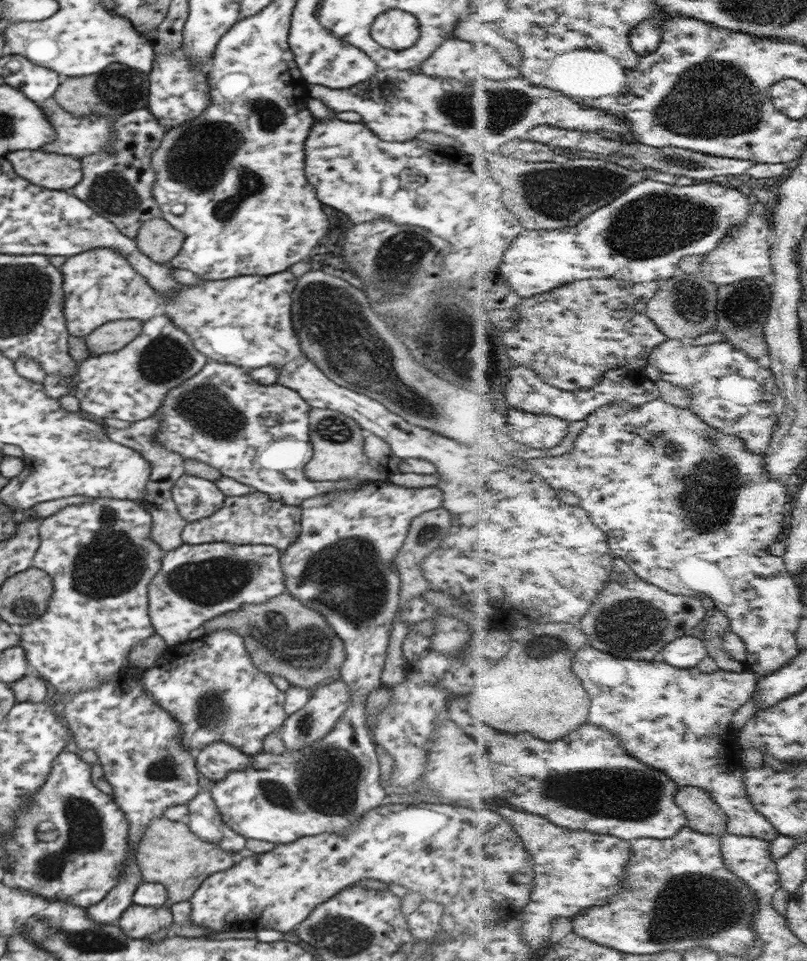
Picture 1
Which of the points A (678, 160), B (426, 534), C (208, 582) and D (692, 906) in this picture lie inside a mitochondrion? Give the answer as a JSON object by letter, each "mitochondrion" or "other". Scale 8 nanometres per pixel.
{"A":"mitochondrion","B":"mitochondrion","C":"mitochondrion","D":"mitochondrion"}

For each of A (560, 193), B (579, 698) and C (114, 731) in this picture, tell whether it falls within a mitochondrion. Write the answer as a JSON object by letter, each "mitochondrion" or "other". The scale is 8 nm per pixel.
{"A":"mitochondrion","B":"other","C":"other"}

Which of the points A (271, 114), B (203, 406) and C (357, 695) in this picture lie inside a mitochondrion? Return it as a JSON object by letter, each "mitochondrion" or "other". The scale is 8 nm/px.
{"A":"mitochondrion","B":"mitochondrion","C":"other"}

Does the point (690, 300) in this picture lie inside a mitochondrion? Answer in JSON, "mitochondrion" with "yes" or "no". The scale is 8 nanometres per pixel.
{"mitochondrion":"yes"}

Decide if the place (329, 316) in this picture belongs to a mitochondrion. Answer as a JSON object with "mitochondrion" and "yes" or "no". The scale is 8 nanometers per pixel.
{"mitochondrion":"yes"}

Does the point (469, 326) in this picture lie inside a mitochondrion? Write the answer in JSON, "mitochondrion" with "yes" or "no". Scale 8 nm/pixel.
{"mitochondrion":"no"}

